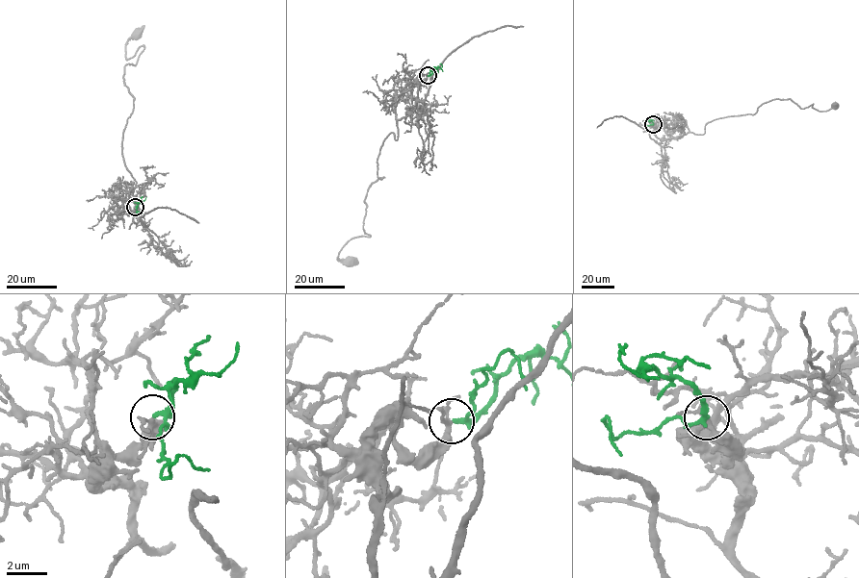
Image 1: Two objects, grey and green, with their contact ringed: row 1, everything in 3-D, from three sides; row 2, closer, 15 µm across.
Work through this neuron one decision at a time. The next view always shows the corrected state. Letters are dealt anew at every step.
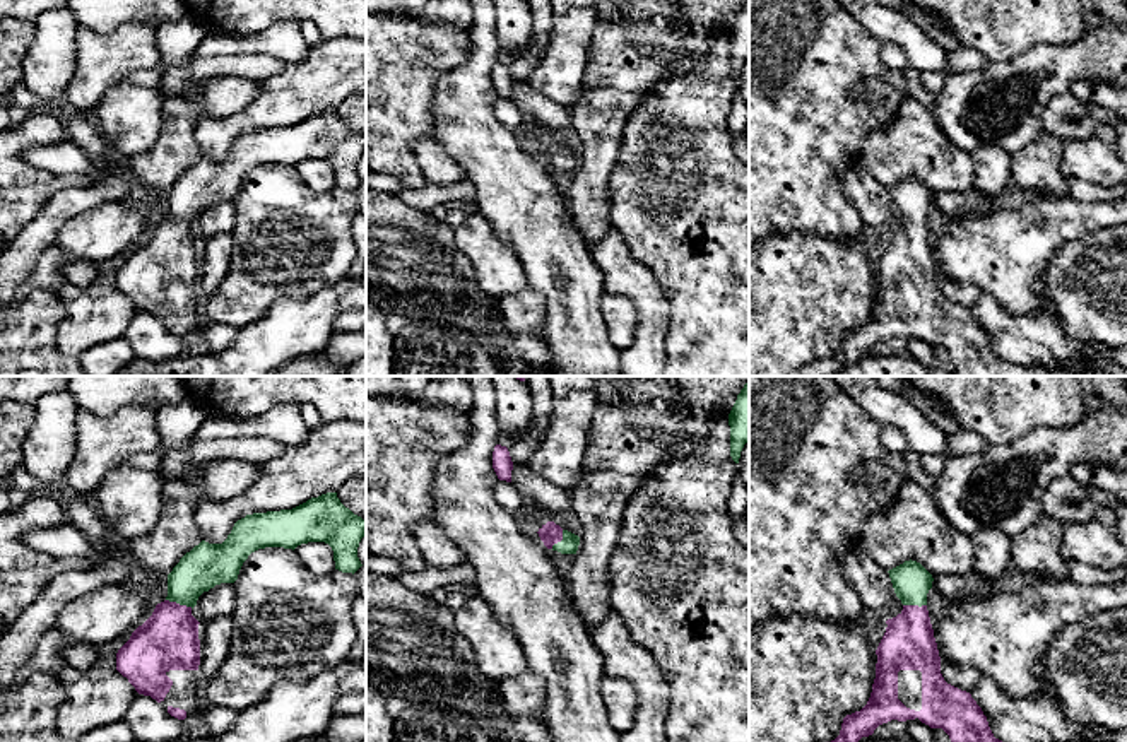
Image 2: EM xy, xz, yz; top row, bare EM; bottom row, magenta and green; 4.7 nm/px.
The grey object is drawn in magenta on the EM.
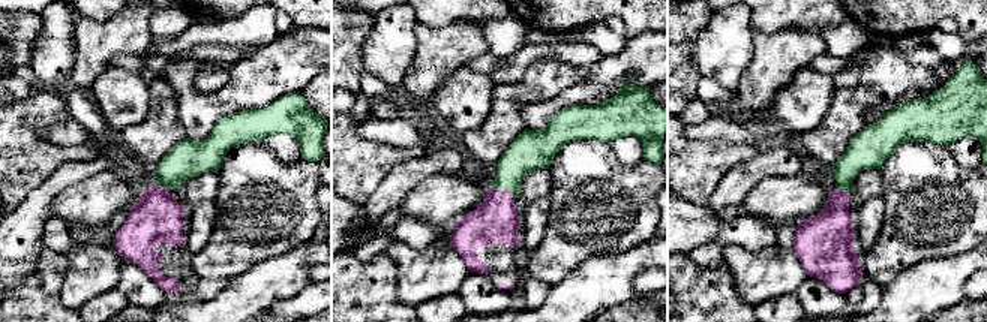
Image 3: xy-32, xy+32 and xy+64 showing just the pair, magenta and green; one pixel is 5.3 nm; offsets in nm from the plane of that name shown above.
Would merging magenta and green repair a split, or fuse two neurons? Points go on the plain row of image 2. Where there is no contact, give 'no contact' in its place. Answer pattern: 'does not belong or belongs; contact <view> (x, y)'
belongs; contact xy (178, 221)

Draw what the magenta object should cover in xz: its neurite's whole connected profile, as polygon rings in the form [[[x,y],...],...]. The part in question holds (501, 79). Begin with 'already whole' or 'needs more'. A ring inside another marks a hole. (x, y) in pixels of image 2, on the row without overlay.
already whole | [[[501,62],[494,63],[493,85],[499,97],[511,99],[513,79],[506,63]]]

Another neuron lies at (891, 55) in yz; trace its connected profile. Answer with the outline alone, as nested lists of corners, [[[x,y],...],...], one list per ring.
[[[881,43],[881,60],[886,67],[894,70],[905,70],[908,67],[906,53],[894,43]]]

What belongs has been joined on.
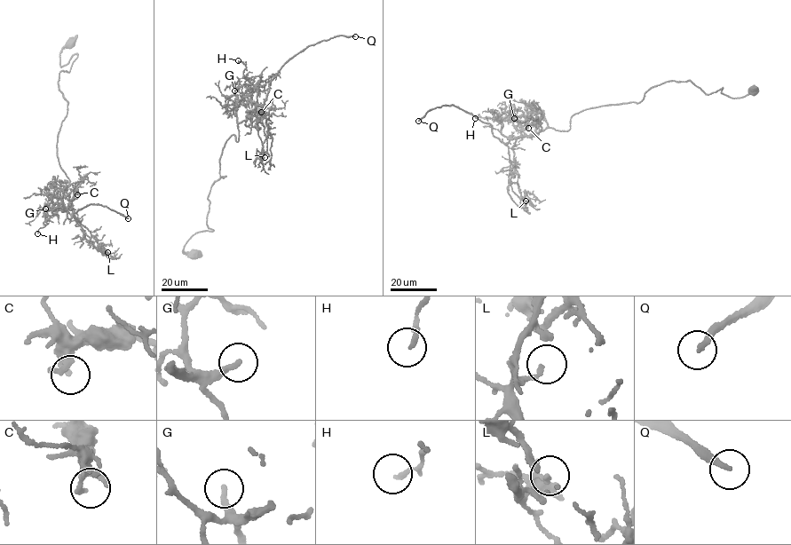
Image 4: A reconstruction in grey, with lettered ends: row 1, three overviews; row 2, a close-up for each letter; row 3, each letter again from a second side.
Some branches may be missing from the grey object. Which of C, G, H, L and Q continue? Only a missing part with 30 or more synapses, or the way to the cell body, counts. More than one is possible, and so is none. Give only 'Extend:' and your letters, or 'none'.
Extend: G, Q

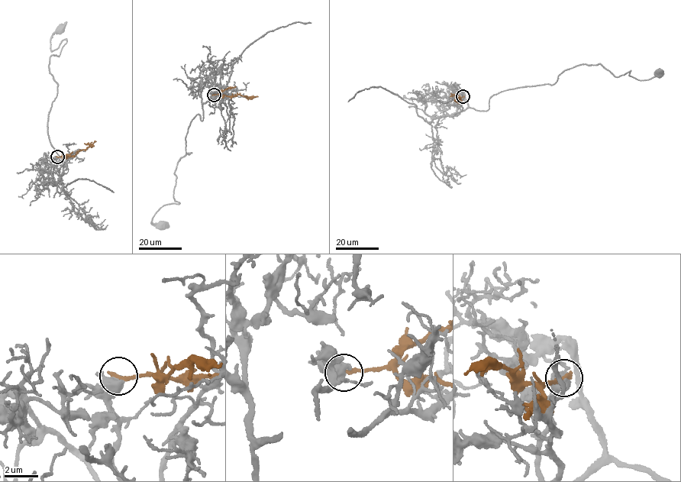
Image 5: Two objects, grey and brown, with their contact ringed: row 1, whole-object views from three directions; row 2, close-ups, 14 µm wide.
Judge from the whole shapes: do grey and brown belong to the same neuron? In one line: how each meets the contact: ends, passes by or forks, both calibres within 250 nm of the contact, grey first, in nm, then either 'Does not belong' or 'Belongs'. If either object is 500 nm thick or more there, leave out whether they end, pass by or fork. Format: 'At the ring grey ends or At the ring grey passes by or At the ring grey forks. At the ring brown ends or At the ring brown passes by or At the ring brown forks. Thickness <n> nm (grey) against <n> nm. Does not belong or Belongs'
At the ring grey passes by. At the ring brown ends. Thickness 480 nm (grey) against 280 nm. Does not belong

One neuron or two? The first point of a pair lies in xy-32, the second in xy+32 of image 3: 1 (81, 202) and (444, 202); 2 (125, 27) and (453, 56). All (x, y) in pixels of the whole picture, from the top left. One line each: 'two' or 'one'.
1: one
2: one

